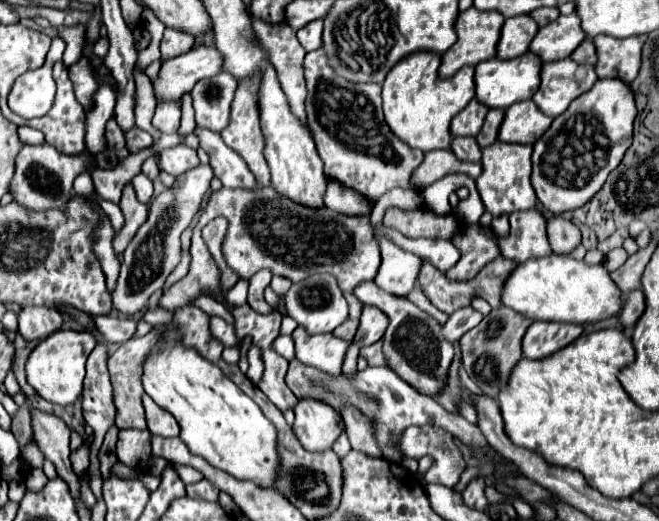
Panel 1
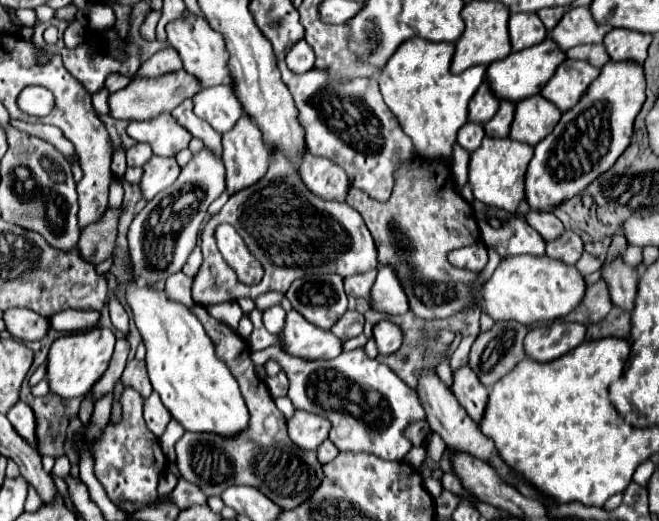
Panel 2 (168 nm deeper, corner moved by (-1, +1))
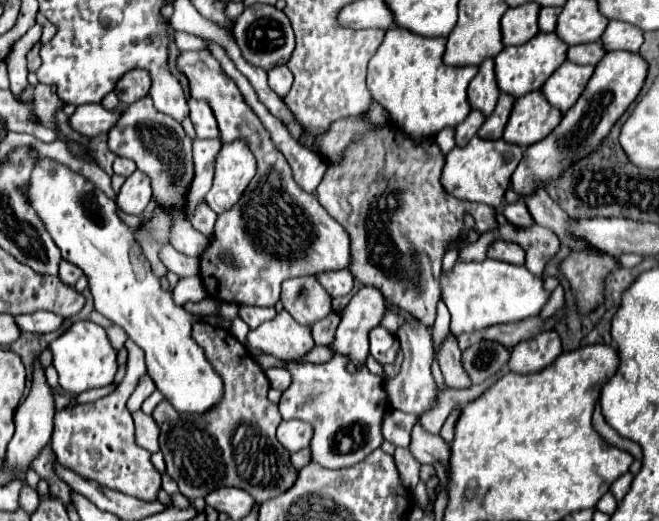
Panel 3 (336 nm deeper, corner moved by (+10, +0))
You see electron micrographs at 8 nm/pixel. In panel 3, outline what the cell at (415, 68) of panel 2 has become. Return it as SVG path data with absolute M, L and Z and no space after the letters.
M392 26L386 30L386 38L382 46L368 64L366 84L372 98L390 114L392 122L398 126L398 130L404 130L408 138L434 138L444 128L456 128L470 112L466 100L466 88L474 78L474 74L478 72L478 66L462 66L462 68L444 66L442 62L444 44L446 38L424 38L408 30L402 30L398 26Z

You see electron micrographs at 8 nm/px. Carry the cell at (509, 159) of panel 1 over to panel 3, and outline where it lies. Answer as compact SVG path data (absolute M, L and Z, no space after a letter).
M476 136L464 148L454 146L454 150L446 154L446 164L442 170L442 186L448 194L460 200L480 202L492 206L494 210L500 210L504 204L504 192L510 186L510 176L516 170L520 158L522 158L520 146L508 144L504 140L488 142Z

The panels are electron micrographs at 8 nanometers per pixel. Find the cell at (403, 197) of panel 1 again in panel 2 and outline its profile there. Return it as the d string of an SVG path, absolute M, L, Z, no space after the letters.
M379 269L369 297L371 297L369 307L373 311L387 315L403 315L409 311L407 297L399 285L399 279L395 277L395 273L391 273L391 269Z

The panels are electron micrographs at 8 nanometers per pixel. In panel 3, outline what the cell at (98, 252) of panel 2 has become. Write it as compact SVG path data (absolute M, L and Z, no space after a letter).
M60 262L60 280L74 286L76 280L82 276L82 270L78 266L72 266L72 262Z

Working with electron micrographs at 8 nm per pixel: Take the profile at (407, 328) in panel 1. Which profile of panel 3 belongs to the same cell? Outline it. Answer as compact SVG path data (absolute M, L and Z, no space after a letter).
M350 270L322 272L322 274L318 274L318 280L334 298L350 294L354 288L354 274Z

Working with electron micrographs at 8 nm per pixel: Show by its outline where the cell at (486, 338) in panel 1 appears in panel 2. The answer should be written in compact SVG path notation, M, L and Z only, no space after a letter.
M497 321L491 331L479 333L471 347L469 363L485 387L493 387L519 361L525 359L525 335L525 325L519 325L517 321Z

